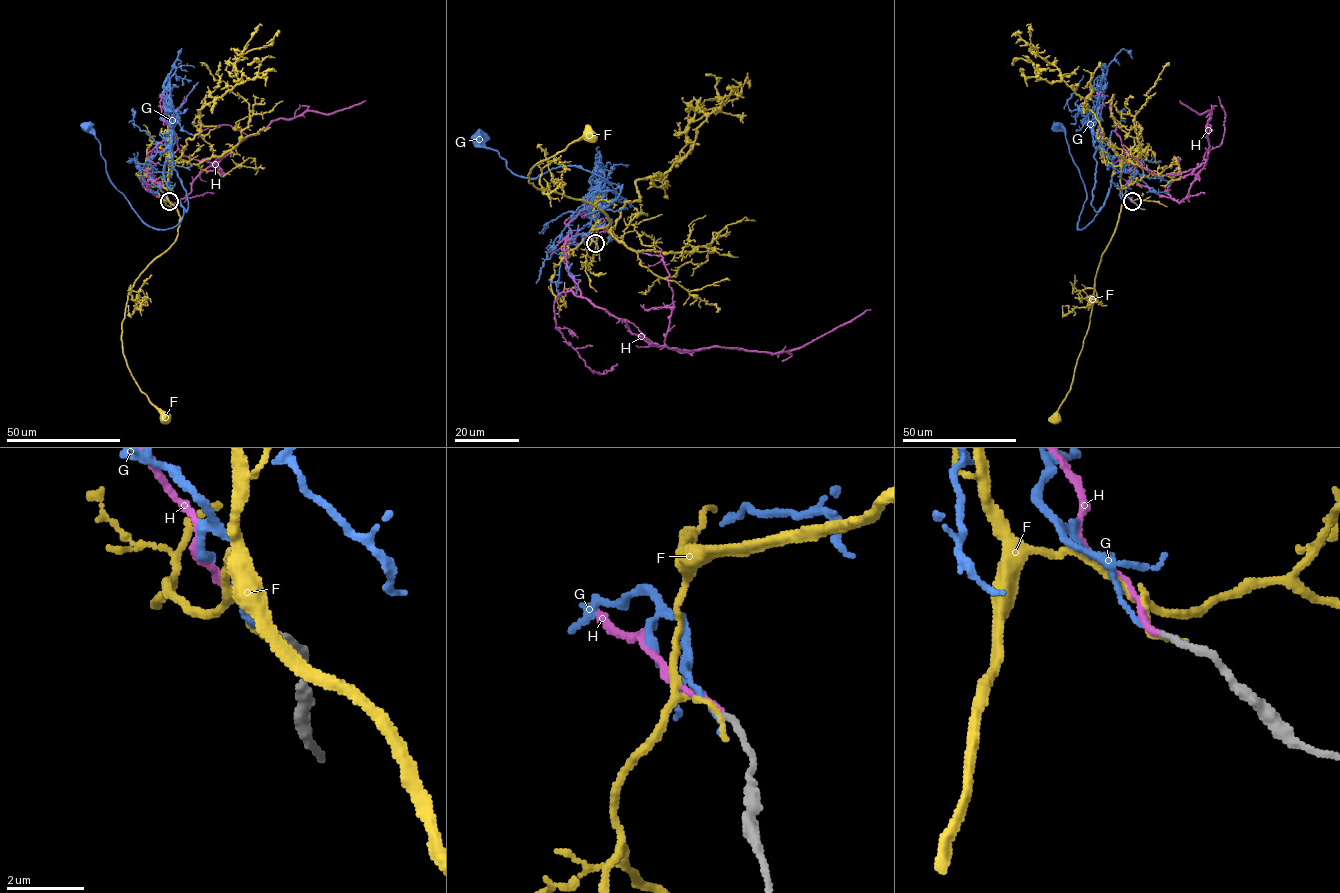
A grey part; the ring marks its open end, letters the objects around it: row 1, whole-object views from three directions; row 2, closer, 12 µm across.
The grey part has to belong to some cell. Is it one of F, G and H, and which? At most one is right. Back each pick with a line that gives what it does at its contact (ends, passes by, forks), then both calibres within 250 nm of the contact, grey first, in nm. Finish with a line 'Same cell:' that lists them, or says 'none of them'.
H: it ends there; 160 nm thick on the grey side, 140 nm on the other
Same cell: H

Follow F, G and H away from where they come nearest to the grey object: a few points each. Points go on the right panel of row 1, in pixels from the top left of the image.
F: (1132, 202), (1124, 197), (1112, 237), (1102, 253), (1096, 274), (1089, 326), (1071, 389), (1055, 420)
G: (1132, 202), (1125, 187), (1134, 175), (1114, 172), (1103, 205), (1094, 219), (1078, 229), (1086, 189), (1059, 127)
H: (1132, 201), (1129, 179), (1179, 203), (1205, 163), (1163, 177), (1145, 169), (1115, 131), (1114, 94)

